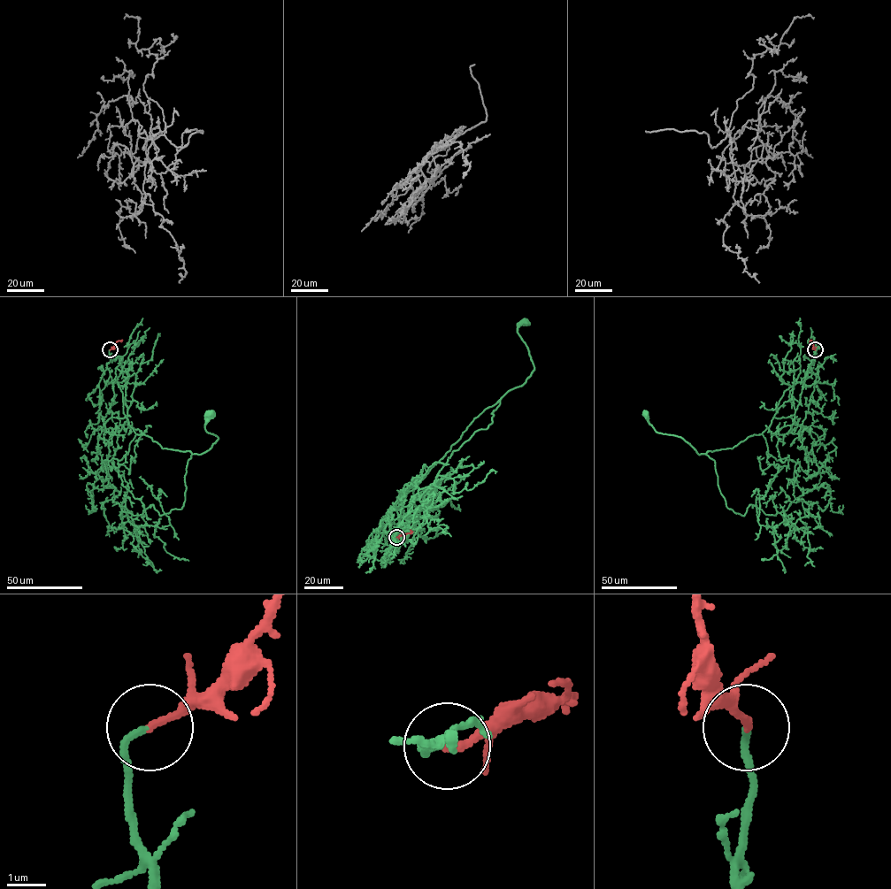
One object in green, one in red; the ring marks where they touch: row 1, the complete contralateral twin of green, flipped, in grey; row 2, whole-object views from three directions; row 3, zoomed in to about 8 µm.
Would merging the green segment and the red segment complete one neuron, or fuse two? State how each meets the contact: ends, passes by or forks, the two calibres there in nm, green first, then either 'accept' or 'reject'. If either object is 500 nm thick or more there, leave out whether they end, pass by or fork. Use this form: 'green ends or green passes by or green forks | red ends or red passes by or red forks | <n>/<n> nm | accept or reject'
green ends | red ends | 160/190 nm | accept

